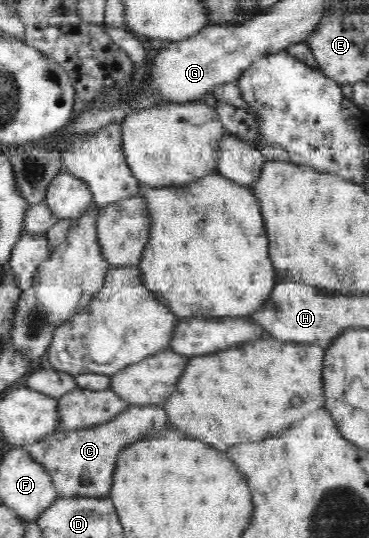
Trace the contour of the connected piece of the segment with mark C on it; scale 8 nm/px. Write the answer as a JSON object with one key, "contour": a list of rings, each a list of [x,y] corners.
{"contour":[[[147,403],[145,405],[131,405],[127,411],[107,423],[95,425],[95,427],[80,427],[79,429],[57,429],[43,440],[21,445],[20,447],[33,458],[33,461],[40,463],[49,472],[57,497],[109,498],[114,484],[114,475],[118,468],[120,453],[125,448],[151,439],[151,435],[161,437],[161,433],[167,431],[167,429],[169,429],[169,417],[165,413],[164,406]]]}

